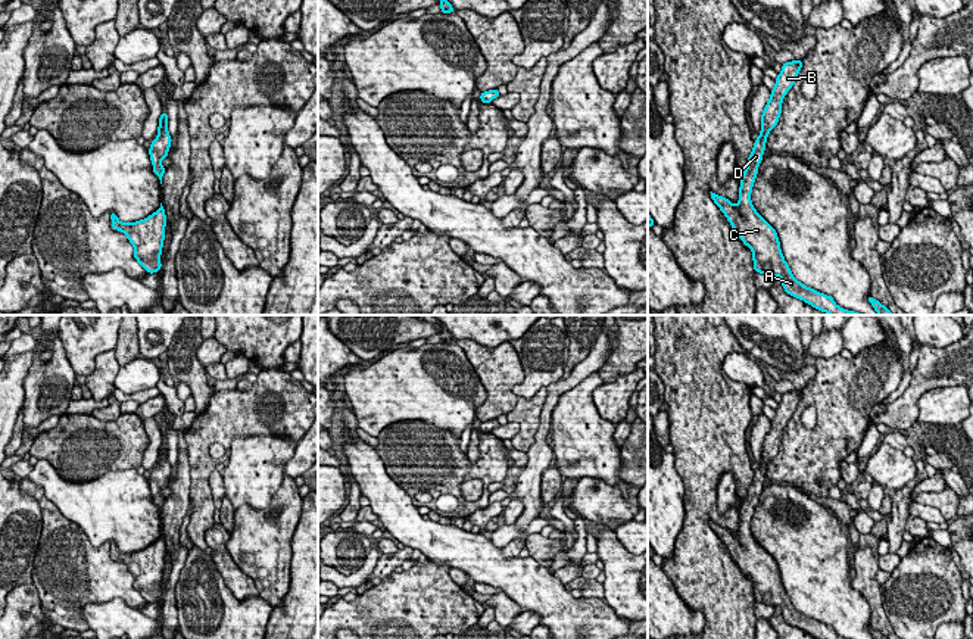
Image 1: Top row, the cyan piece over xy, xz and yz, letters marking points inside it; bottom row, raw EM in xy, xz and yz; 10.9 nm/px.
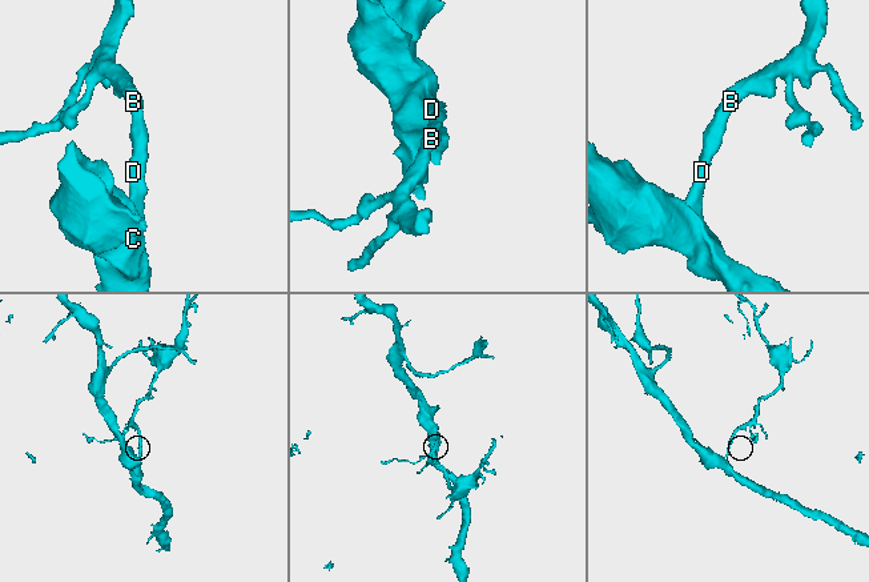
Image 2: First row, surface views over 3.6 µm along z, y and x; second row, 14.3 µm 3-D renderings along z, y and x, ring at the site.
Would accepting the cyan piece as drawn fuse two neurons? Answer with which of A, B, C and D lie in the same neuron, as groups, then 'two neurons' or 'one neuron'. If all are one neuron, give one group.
A B C D; one neuron

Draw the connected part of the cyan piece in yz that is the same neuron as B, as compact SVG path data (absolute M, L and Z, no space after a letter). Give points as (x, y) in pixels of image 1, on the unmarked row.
M802 389L782 395L782 402L776 408L776 415L761 445L761 462L754 471L755 474L748 487L746 499L740 506L740 527L737 534L735 536L729 529L711 520L710 526L726 545L743 574L752 580L755 602L780 607L788 624L807 632L815 639L843 639L835 633L832 626L804 615L792 605L780 580L776 559L755 540L751 532L751 521L758 504L758 495L763 490L768 462L777 455L782 443L782 431L795 414L801 398Z

